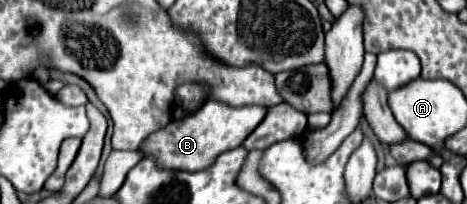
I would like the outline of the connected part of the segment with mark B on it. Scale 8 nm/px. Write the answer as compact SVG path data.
M207 100L197 112L173 122L169 122L167 128L157 130L145 140L145 146L141 146L143 156L155 154L159 166L175 168L175 170L203 170L205 166L211 166L217 154L241 146L241 142L259 126L259 122L265 118L267 108L265 106L227 106L219 100Z

